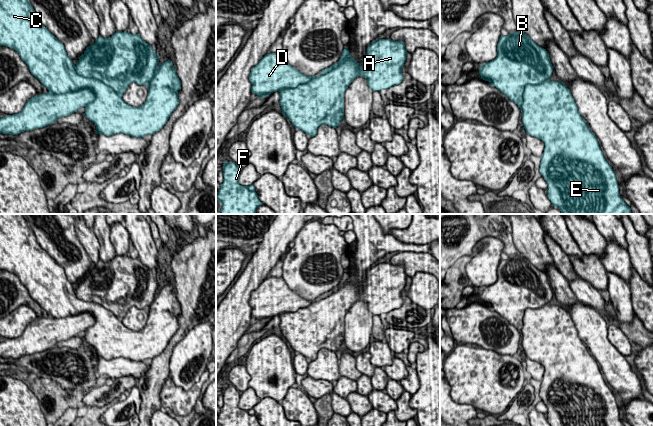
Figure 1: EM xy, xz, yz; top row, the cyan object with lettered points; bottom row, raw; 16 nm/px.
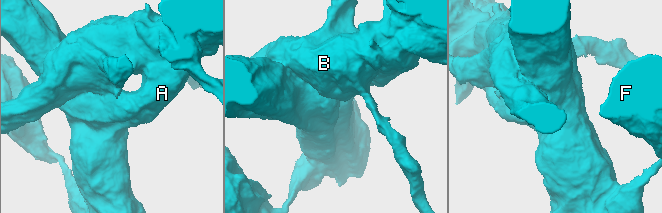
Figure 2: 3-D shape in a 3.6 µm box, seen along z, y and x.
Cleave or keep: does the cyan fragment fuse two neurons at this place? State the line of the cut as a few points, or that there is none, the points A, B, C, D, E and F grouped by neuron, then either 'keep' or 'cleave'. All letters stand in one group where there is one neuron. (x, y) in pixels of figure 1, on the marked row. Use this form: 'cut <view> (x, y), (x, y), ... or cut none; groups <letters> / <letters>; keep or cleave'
cut xy (98, 81), (91, 88), (80, 88), (58, 94), (49, 92); groups A C E F / B D; cleave

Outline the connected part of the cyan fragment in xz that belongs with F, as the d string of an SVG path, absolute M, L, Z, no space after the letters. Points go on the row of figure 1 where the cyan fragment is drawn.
M224 162L223 183L220 184L217 200L222 203L221 214L255 214L256 209L263 205L255 192L255 186L243 186L238 183L241 168L234 162Z

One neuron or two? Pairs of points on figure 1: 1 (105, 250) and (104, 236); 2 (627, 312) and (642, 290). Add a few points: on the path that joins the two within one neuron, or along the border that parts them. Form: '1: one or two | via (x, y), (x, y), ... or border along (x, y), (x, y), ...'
1: one | via (105, 247), (104, 239)
2: two | border along (628, 285), (631, 305), (634, 311)

